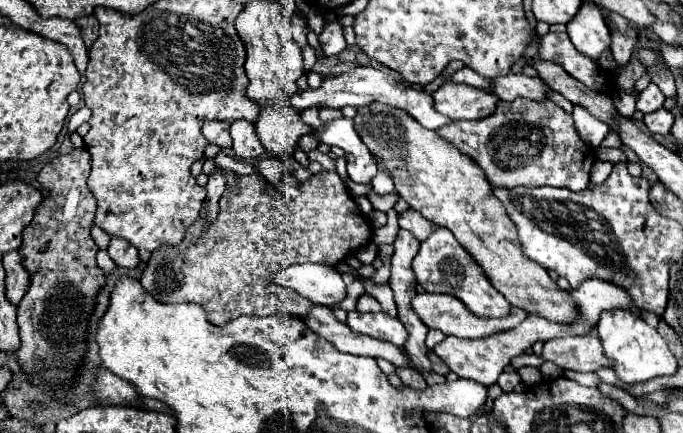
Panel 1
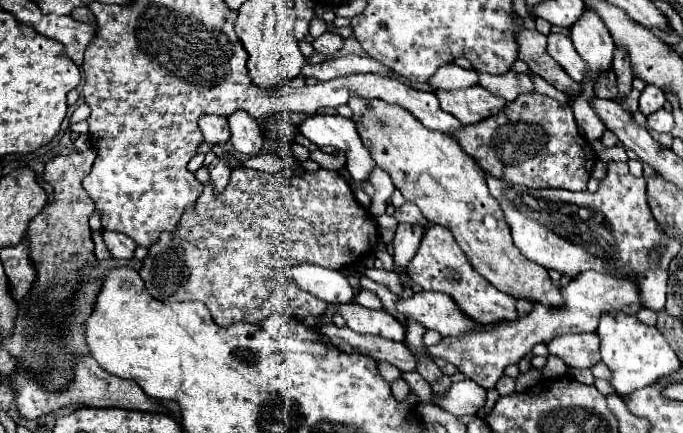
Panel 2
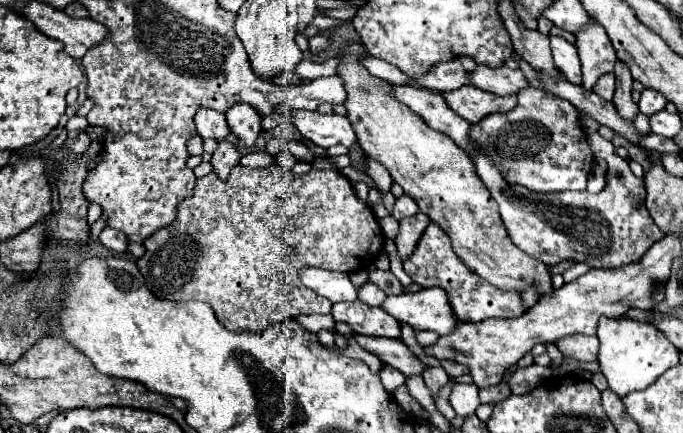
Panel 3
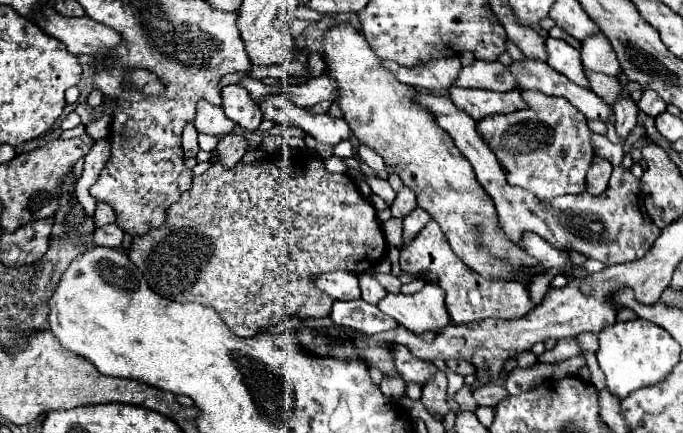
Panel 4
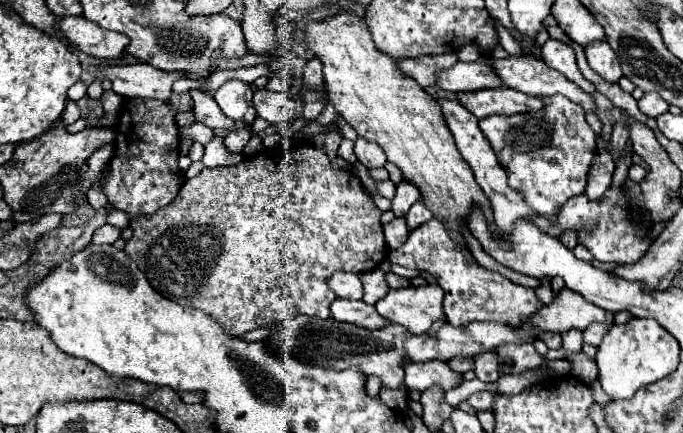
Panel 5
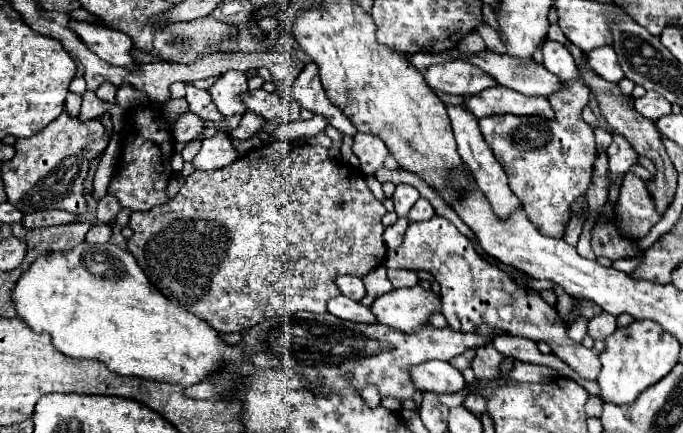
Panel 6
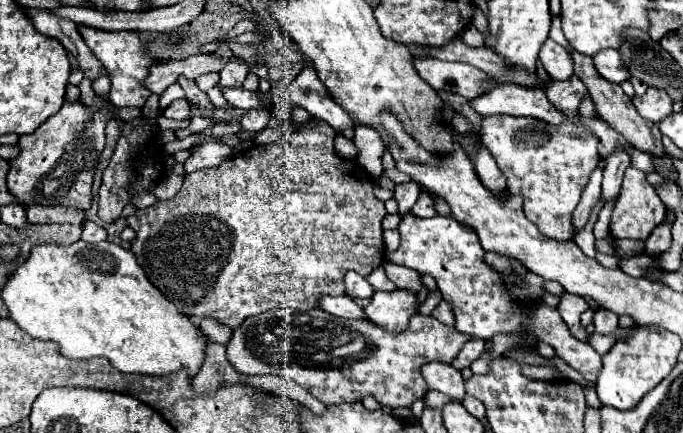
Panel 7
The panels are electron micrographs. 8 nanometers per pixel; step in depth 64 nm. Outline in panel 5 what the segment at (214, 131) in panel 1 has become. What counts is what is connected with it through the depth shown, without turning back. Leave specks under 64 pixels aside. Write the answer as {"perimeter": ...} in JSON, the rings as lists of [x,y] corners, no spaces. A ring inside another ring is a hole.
{"perimeter":[[[192,90],[190,94],[194,100],[196,122],[200,122],[212,130],[230,130],[234,126],[234,122],[224,116],[224,112],[220,110],[220,106],[214,102],[214,98],[210,94],[198,92],[198,90]]]}

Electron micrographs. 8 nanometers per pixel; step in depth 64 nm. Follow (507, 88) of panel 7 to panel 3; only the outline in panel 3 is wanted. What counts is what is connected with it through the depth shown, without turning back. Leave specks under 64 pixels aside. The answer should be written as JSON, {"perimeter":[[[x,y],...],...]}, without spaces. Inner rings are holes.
{"perimeter":[[[462,86],[452,92],[444,92],[442,98],[448,102],[448,106],[460,114],[470,124],[480,122],[484,116],[496,114],[496,112],[508,112],[516,106],[516,96],[496,96],[490,92],[484,92],[476,86]]]}

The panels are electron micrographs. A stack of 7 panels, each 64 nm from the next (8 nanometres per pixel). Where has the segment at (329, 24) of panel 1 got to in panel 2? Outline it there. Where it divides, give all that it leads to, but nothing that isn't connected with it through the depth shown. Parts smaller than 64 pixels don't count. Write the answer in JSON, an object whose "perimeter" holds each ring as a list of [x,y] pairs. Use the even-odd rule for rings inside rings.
{"perimeter":[[[324,32],[320,38],[314,40],[314,50],[328,56],[328,54],[338,52],[342,48],[342,44],[344,44],[344,40],[342,40],[340,34],[336,34],[336,32]]]}

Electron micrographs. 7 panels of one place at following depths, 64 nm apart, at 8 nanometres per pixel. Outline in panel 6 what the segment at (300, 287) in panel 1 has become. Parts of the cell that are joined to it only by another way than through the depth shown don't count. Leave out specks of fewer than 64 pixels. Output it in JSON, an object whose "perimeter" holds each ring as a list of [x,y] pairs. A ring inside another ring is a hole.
{"perimeter":[[[336,276],[336,286],[340,288],[340,294],[352,298],[352,300],[362,300],[366,296],[366,288],[362,284],[360,276]]]}

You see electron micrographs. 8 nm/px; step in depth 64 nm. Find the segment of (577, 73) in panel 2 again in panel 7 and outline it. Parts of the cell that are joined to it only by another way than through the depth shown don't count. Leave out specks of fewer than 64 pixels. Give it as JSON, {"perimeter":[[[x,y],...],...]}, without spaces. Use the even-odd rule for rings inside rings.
{"perimeter":[[[550,38],[540,48],[540,60],[552,80],[568,80],[574,74],[574,62],[570,52]]]}

